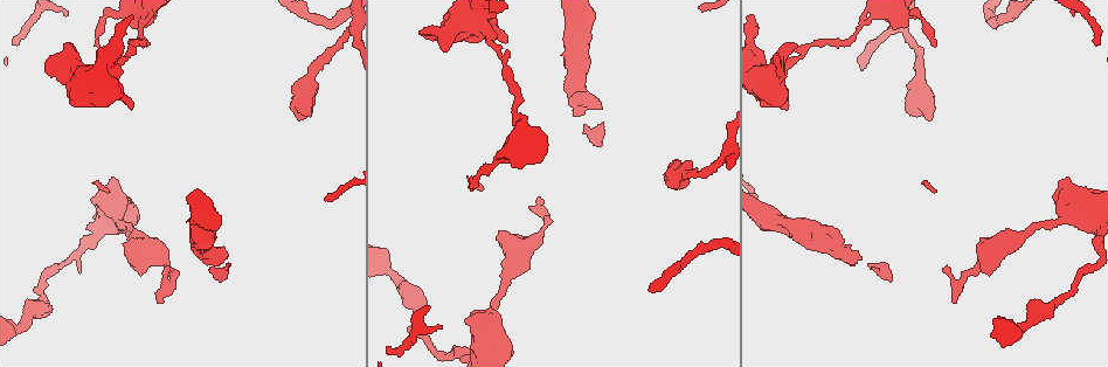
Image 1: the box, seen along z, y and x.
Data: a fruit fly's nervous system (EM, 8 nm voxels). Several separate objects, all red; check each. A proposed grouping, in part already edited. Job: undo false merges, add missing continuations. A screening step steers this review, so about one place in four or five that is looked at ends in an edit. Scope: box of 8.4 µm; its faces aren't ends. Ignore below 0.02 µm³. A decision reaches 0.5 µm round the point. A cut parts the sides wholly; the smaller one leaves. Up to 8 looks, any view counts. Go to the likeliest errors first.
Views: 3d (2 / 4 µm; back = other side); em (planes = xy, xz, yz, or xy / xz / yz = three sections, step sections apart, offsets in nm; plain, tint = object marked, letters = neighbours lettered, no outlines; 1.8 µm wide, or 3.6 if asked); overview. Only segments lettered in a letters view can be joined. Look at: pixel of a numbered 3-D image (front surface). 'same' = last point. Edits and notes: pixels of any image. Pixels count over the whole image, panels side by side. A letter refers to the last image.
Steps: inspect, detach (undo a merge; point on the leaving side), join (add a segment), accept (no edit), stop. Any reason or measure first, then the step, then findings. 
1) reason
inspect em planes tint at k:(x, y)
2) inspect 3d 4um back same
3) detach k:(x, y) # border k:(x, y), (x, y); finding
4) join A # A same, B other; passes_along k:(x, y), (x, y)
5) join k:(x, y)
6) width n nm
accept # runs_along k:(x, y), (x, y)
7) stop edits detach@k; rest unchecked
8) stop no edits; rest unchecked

branch stops here
inspect 3d 4um at 1:(929, 119)

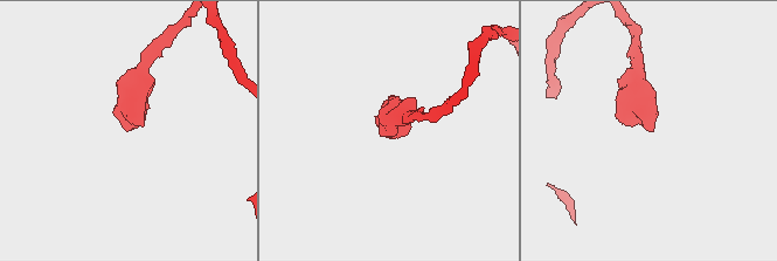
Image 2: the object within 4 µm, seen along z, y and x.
inspect em xz step 8 tint at 2:(652, 129)

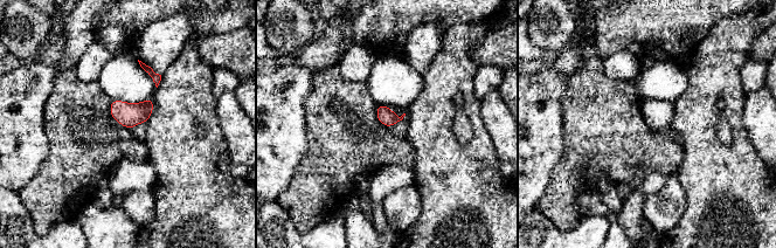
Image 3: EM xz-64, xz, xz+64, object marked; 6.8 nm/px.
inspect em planes letters same

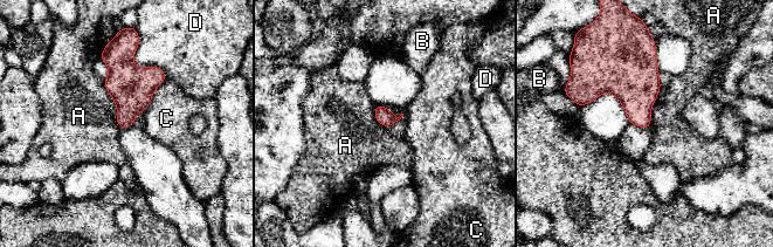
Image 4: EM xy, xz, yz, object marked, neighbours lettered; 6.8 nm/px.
accept # A other, B other, C other, D other; border 4:(102, 80), (116, 107), (121, 129); none of them fits

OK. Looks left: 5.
free end
inspect em planes letters at 1:(158, 300)

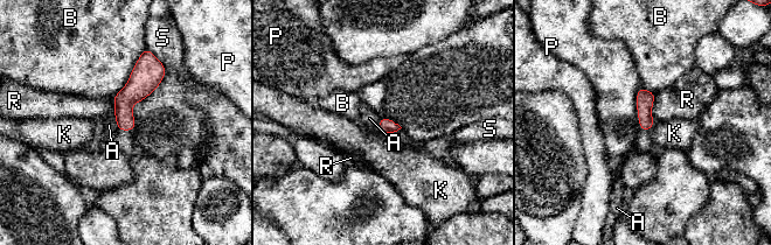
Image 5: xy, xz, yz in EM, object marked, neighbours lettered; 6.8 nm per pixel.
accept # A other, B other, K other, P other, R other, S other; none of them fits

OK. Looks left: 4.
thin end
inspect em xz step 16 tint at 1:(471, 187)

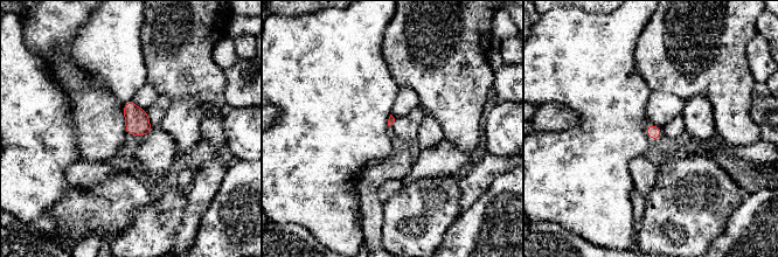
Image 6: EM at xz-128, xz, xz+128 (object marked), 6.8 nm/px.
another direction
inspect em planes letters same

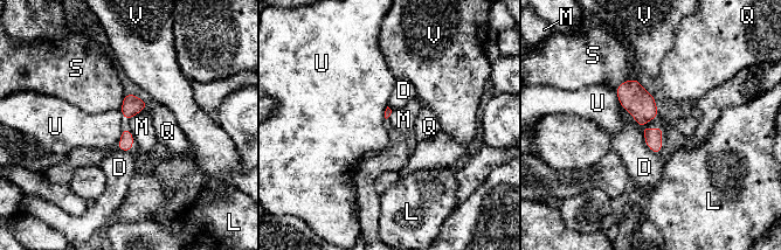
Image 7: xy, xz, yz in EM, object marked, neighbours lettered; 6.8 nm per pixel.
longest_contact D 240 nm
accept # D other, L other, M other, Q other, S other, U other, V other; none of them fits

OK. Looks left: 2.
stop no edits; rest unchecked

